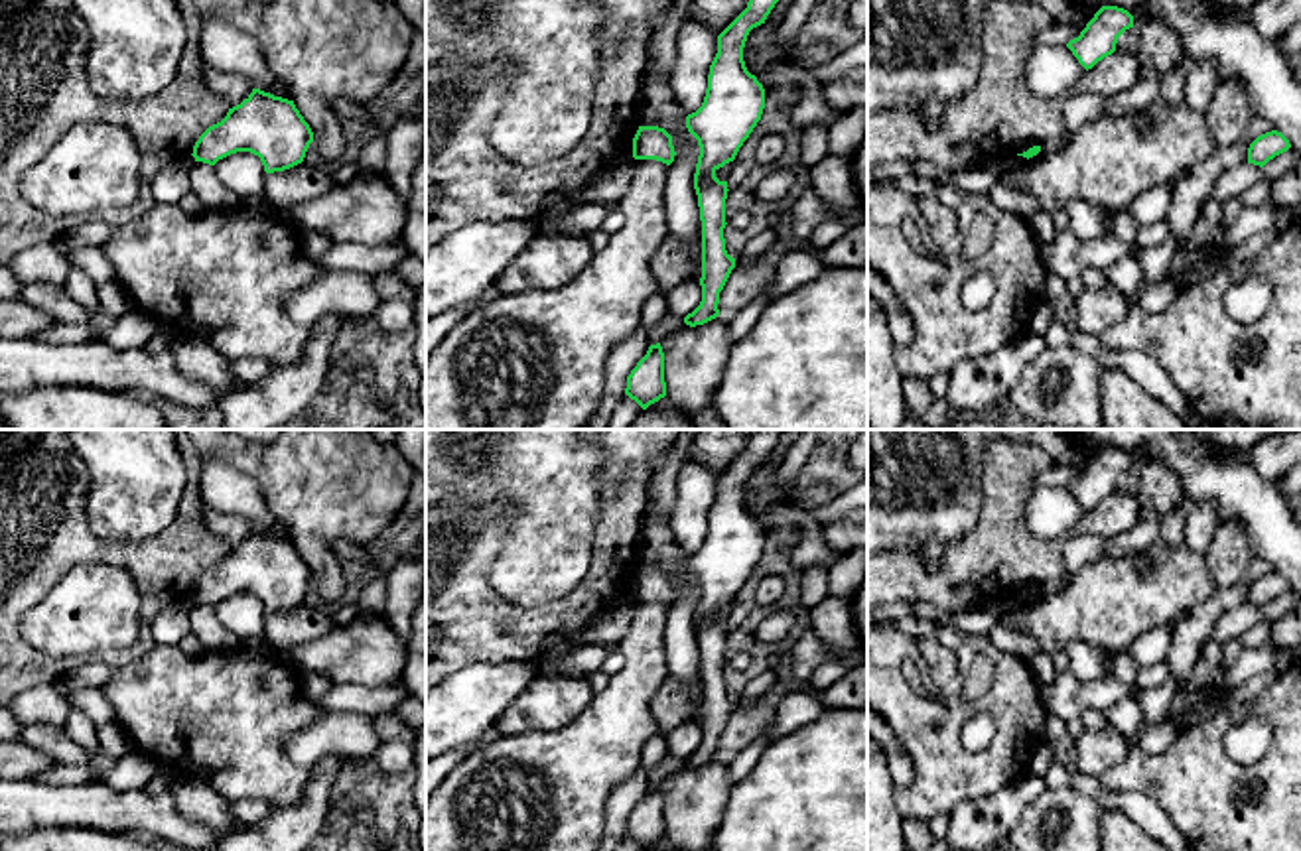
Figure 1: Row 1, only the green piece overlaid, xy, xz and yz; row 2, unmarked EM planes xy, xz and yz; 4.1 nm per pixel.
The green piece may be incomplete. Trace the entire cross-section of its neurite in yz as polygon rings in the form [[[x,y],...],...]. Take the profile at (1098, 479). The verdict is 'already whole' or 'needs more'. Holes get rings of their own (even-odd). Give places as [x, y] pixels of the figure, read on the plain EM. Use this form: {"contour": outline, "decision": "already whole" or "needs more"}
{"contour": [[[1102,447],[1080,477],[1070,481],[1066,489],[1088,512],[1116,492],[1118,479],[1130,469],[1133,469],[1133,457],[1128,451]]], "decision": "already whole"}

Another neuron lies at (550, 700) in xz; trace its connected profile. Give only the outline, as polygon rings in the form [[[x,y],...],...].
[[[536,674],[493,723],[499,735],[554,731],[574,721],[593,699],[585,678]]]

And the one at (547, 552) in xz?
[[[426,429],[426,508],[444,502],[469,502],[469,504],[509,502],[511,524],[503,548],[489,567],[489,585],[503,601],[514,607],[540,609],[570,595],[587,575],[587,569],[591,565],[595,524],[599,518],[599,491],[595,473],[603,463],[603,459],[605,457],[601,453],[599,429]]]

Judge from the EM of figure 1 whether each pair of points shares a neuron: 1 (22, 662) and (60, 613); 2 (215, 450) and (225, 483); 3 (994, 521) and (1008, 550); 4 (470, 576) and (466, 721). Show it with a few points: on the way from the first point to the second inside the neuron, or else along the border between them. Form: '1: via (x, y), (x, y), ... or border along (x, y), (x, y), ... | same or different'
1: border along (20, 635), (38, 651), (69, 662) | different
2: border along (204, 458), (225, 461), (245, 471), (259, 487) | different
3: via (1002, 528), (1002, 542) | same
4: border along (513, 658), (466, 664), (446, 678) | different

